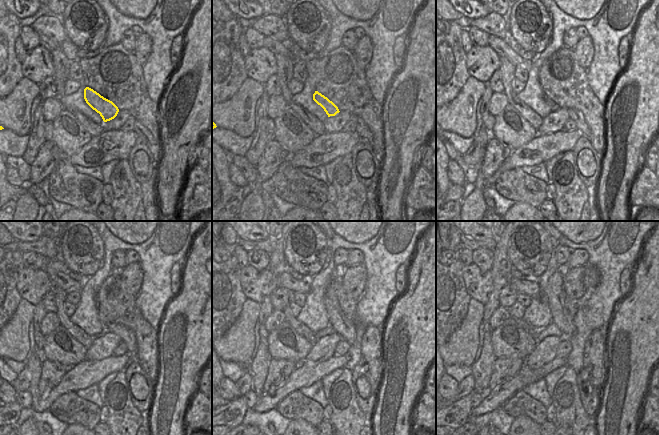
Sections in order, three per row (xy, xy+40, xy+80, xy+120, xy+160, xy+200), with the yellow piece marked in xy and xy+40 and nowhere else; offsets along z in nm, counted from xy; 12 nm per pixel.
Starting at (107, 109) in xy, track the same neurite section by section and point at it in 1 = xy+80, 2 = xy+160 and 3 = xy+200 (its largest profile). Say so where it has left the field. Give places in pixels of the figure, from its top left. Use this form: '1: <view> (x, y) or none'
1: xy+80 (548, 100)
2: xy+160 (328, 330)
3: xy+200 (551, 330)

